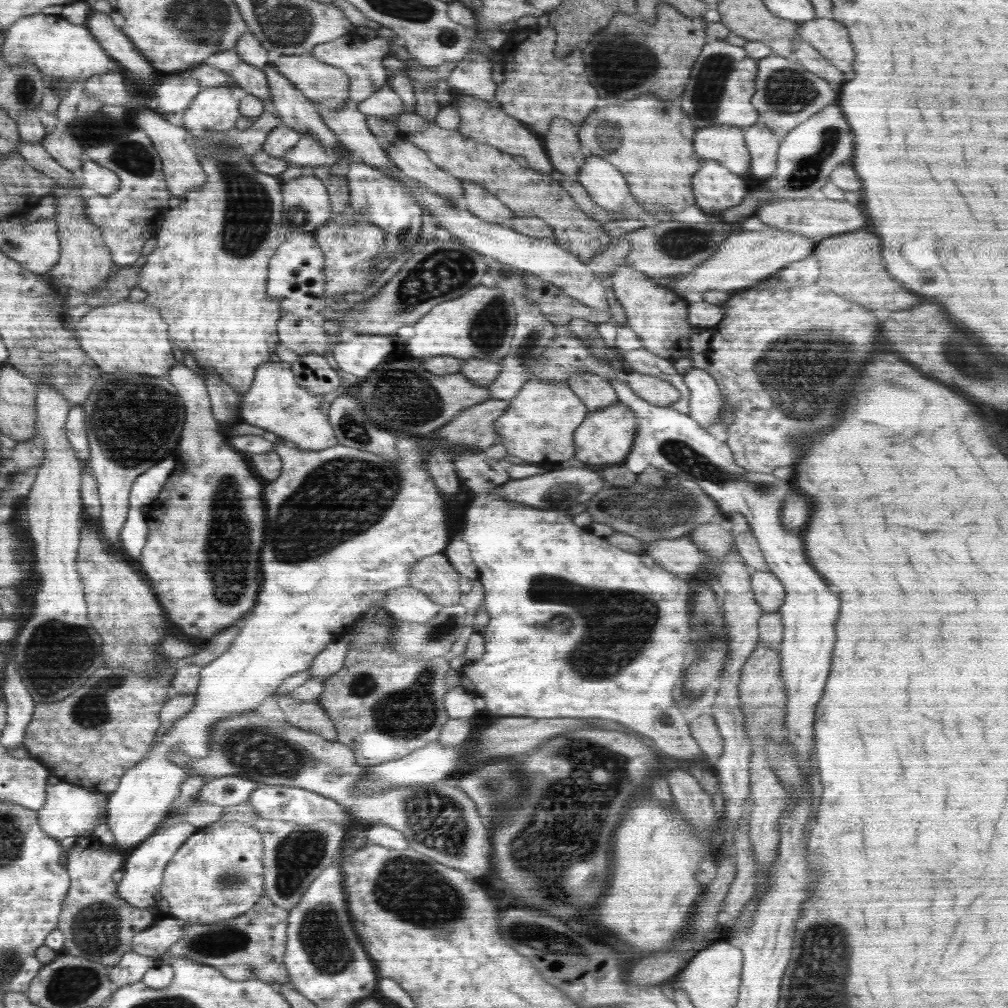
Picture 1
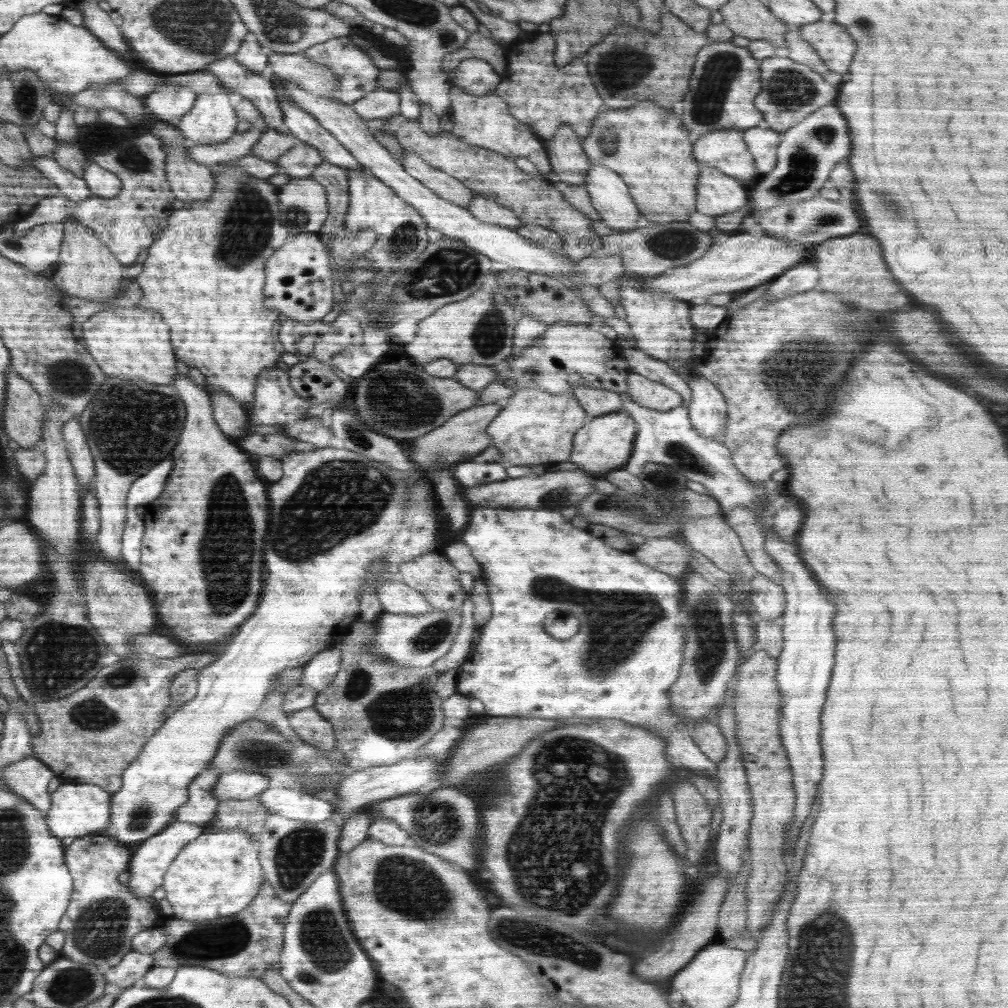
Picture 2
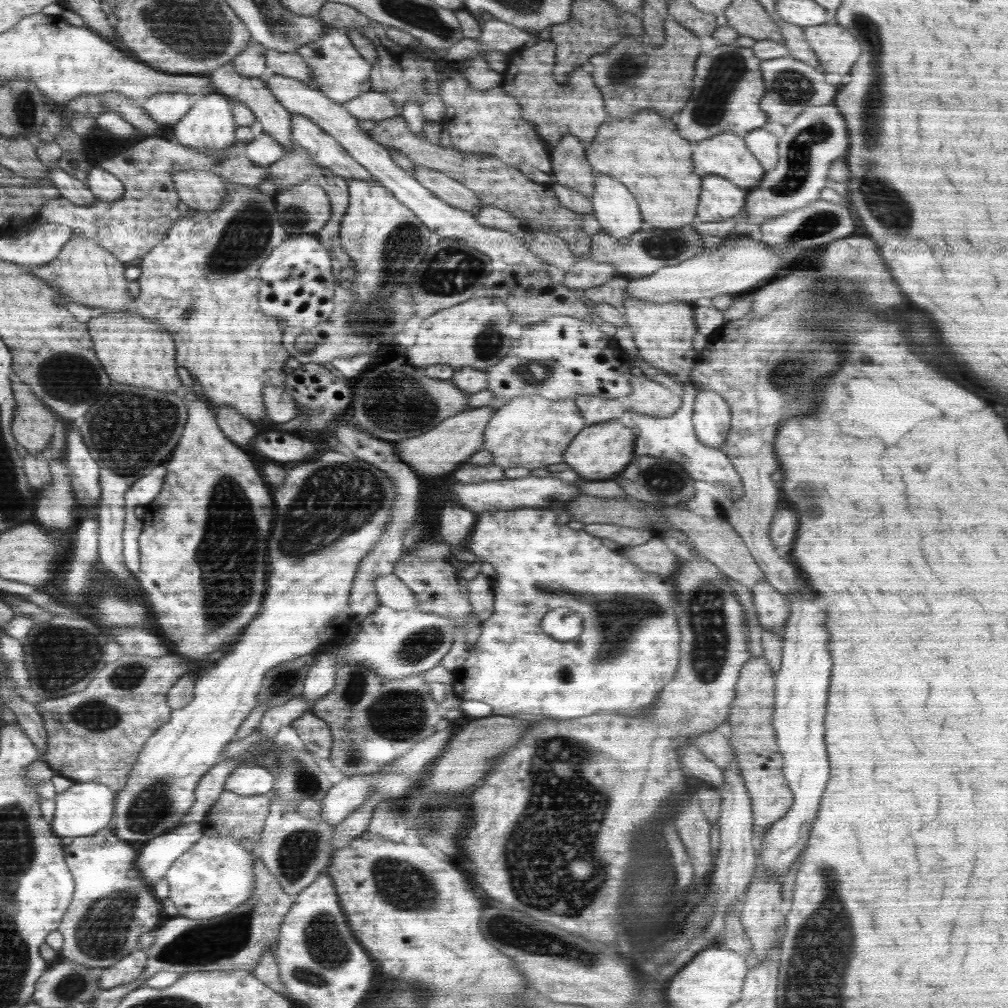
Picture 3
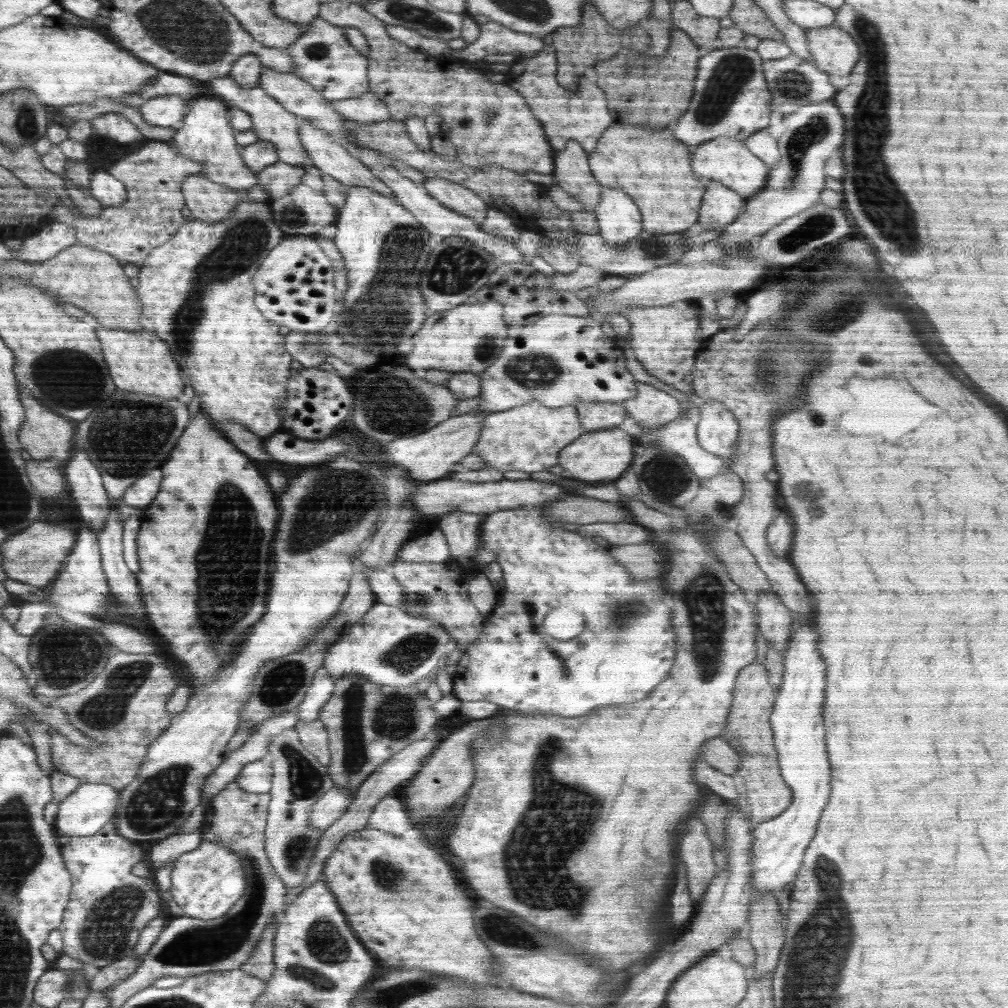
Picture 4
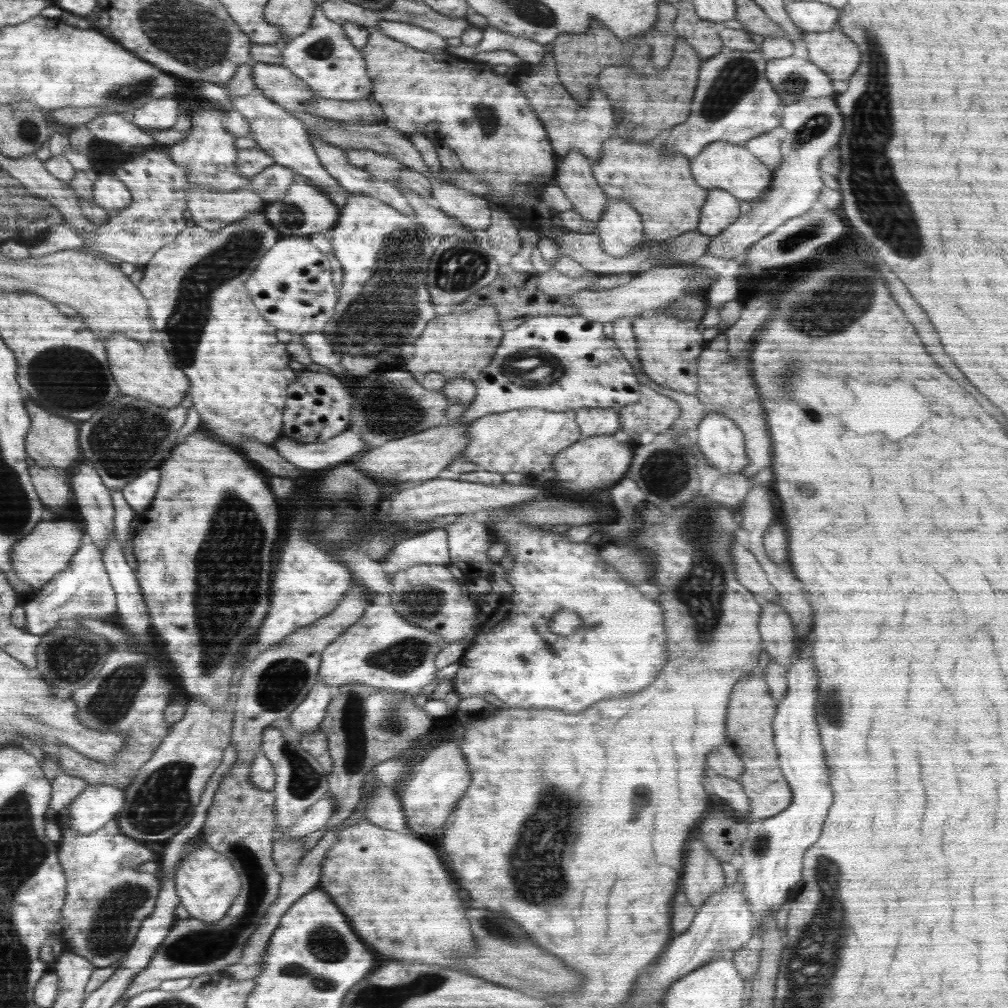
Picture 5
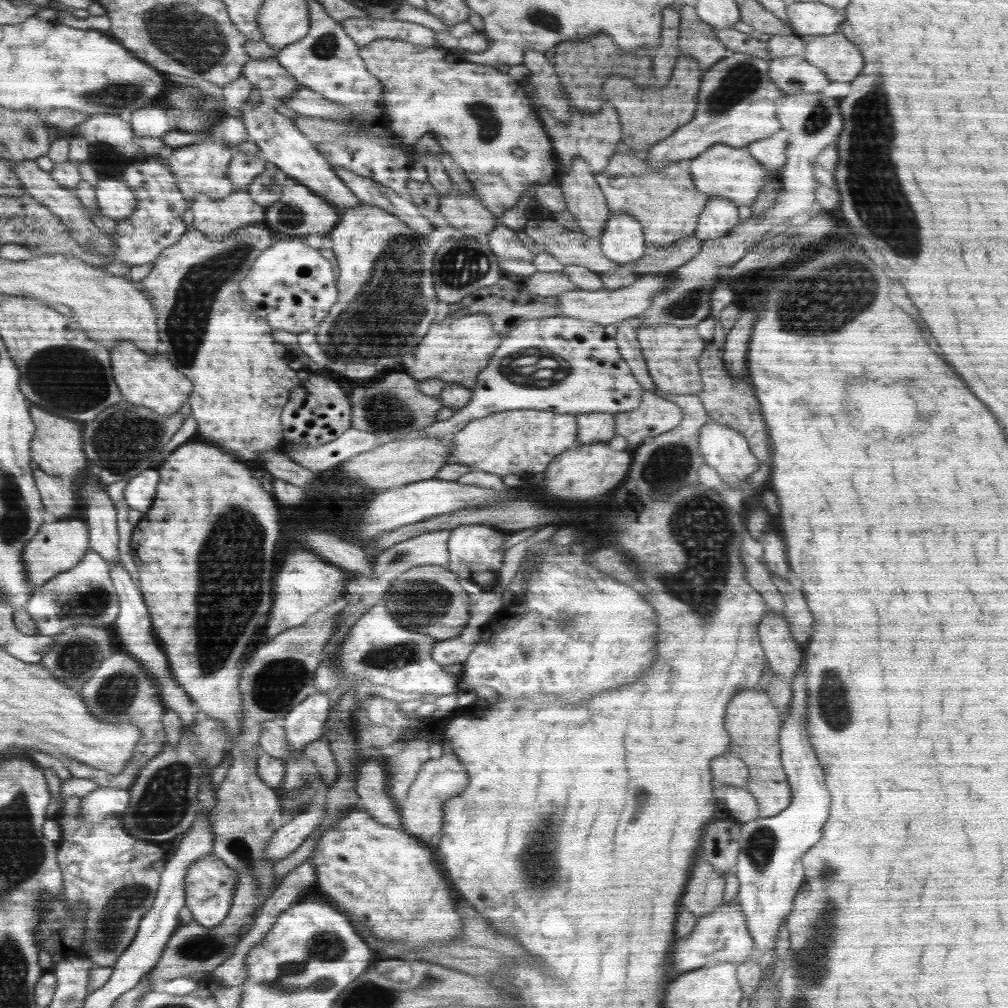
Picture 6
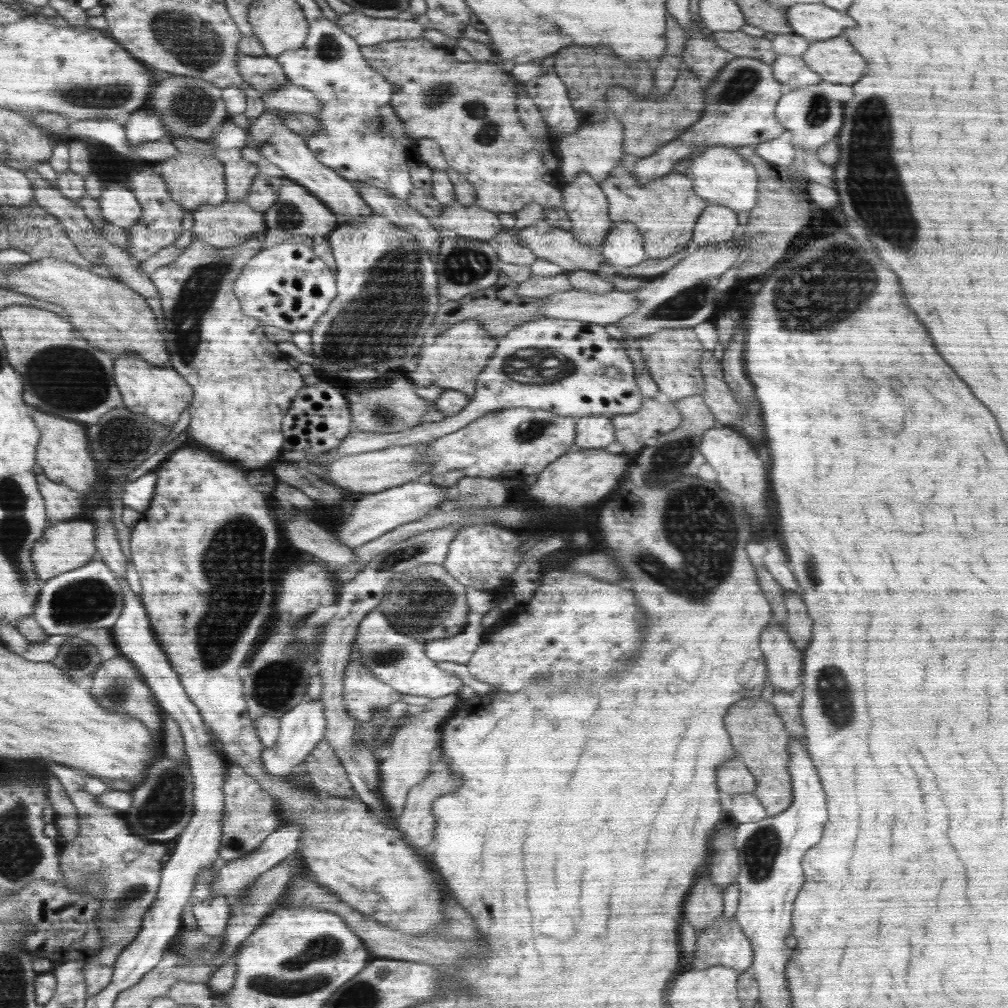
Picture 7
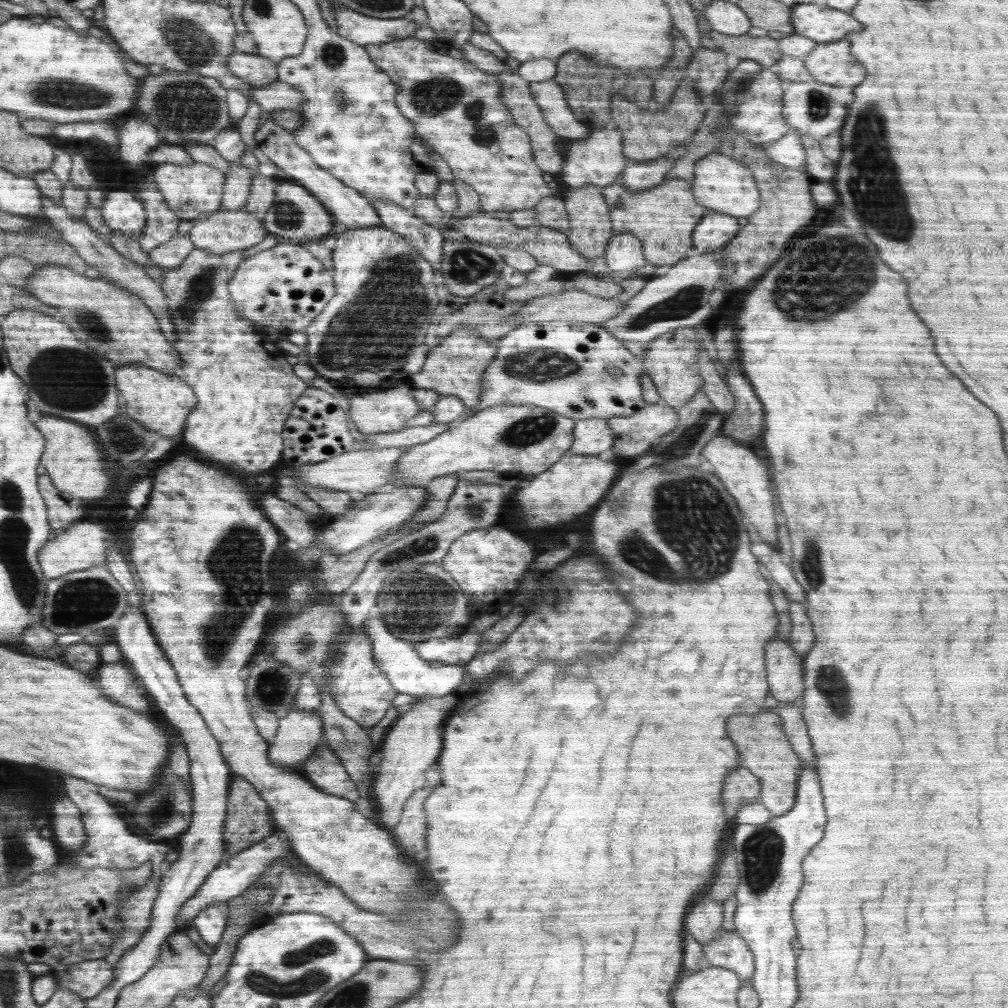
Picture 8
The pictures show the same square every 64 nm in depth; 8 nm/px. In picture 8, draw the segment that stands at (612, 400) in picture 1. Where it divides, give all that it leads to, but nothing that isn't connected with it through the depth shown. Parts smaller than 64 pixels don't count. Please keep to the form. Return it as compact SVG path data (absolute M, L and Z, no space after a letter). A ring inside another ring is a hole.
M586 418L575 421L574 442L568 453L584 456L610 455L610 448L614 444L614 434L608 428L607 420L600 418Z

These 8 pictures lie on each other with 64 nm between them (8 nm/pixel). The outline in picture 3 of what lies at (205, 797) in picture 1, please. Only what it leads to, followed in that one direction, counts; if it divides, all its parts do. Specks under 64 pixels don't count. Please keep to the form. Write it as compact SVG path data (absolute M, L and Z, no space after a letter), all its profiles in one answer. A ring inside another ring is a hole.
M243 765L230 774L224 791L240 796L267 794L273 789L275 778L272 772L263 766Z

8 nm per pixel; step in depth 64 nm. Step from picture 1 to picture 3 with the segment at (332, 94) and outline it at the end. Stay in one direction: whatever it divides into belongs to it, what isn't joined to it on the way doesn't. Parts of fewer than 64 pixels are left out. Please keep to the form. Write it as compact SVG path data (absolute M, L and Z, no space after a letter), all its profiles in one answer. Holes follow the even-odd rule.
M264 49L263 53L267 74L287 76L316 87L308 64L298 54L274 49Z

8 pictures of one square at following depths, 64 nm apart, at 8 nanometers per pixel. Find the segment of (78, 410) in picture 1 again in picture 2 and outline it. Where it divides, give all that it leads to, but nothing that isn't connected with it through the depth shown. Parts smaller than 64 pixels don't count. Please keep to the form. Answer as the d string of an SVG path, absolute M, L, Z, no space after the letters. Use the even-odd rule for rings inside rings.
M70 416L61 432L67 444L68 456L70 456L72 465L75 466L76 476L80 476L80 488L84 488L84 494L86 494L86 490L93 486L92 478L94 478L96 469L94 469L94 459L89 444L78 422L80 422L80 417Z

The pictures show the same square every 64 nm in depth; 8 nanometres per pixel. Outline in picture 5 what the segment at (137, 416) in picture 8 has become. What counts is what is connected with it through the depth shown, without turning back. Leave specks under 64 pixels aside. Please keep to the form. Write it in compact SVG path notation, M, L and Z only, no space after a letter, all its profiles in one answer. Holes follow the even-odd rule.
M111 335L104 339L104 344L112 364L111 372L114 374L116 384L119 384L120 393L147 401L164 410L177 408L189 393L191 385L189 378L180 368L176 368L176 364L172 364L166 350L160 344L154 342L144 344L123 335Z

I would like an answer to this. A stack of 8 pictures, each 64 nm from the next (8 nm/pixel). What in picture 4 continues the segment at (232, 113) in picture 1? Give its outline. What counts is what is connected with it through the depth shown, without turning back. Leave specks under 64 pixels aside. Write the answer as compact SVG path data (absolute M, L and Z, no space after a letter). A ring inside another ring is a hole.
M202 93L190 102L190 112L184 118L185 123L182 127L176 130L172 144L176 152L182 154L184 158L202 164L202 171L198 173L204 178L237 191L247 190L258 184L258 173L250 172L250 168L241 158L234 138L234 128L228 124L228 116L226 116L229 108L220 97Z

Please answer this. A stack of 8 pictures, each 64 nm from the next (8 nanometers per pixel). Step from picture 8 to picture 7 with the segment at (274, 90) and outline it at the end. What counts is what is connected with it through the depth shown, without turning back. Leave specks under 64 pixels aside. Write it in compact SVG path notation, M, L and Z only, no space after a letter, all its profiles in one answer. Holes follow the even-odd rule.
M284 83L282 87L270 93L261 93L264 108L269 108L273 112L297 112L315 115L320 111L322 104L318 102L313 92L306 88L290 83Z

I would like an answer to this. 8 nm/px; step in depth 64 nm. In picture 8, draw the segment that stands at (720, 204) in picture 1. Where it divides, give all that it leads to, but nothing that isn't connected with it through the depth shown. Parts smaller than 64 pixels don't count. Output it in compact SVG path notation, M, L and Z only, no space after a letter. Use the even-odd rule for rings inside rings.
M706 212L693 230L692 253L708 255L708 252L721 251L723 246L737 235L739 229L738 220L734 216Z

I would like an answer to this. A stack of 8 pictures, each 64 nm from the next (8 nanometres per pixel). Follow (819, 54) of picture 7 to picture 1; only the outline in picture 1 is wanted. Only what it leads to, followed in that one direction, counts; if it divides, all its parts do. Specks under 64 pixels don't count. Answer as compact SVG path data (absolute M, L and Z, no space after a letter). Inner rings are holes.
M817 18L801 23L799 36L812 45L830 64L846 74L852 70L854 48L844 24L834 19Z

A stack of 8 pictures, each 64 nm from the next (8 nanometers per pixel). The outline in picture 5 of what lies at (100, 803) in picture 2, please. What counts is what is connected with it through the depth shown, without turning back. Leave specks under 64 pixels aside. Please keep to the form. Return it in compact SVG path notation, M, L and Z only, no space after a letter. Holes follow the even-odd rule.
M89 785L72 802L67 802L67 820L70 829L82 834L101 830L123 811L127 801L124 789L110 785Z

